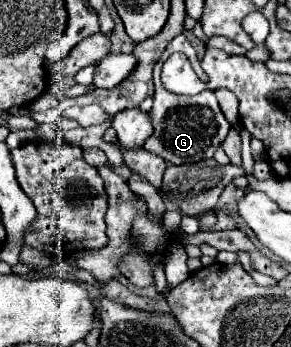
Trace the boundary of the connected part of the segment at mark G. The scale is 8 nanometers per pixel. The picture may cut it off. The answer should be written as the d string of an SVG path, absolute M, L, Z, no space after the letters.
M186 35L174 37L172 43L166 47L166 51L162 53L160 61L154 67L154 87L156 87L156 91L154 91L154 107L150 109L152 123L154 123L154 133L146 139L144 149L148 149L150 153L156 153L160 157L164 157L164 161L168 161L172 165L182 165L182 163L196 163L196 161L202 161L202 159L212 159L214 151L226 139L226 135L230 131L230 123L222 115L222 111L218 107L218 101L216 101L216 95L212 91L202 91L202 93L198 93L194 97L180 97L180 95L174 95L174 93L170 93L170 91L166 91L162 87L162 83L160 83L162 63L172 53L176 53L176 51L180 51L180 53L184 53L184 55L190 57L192 69L196 71L196 75L200 79L208 79L206 73L200 67L196 51L188 43Z

